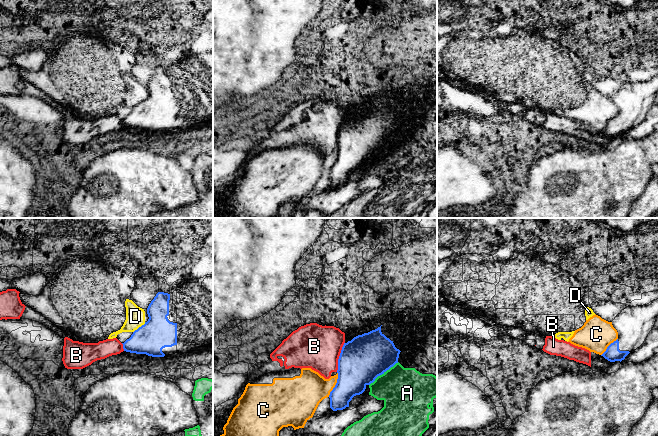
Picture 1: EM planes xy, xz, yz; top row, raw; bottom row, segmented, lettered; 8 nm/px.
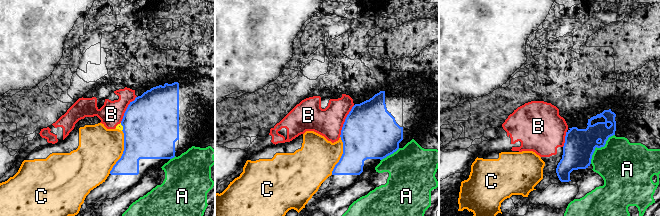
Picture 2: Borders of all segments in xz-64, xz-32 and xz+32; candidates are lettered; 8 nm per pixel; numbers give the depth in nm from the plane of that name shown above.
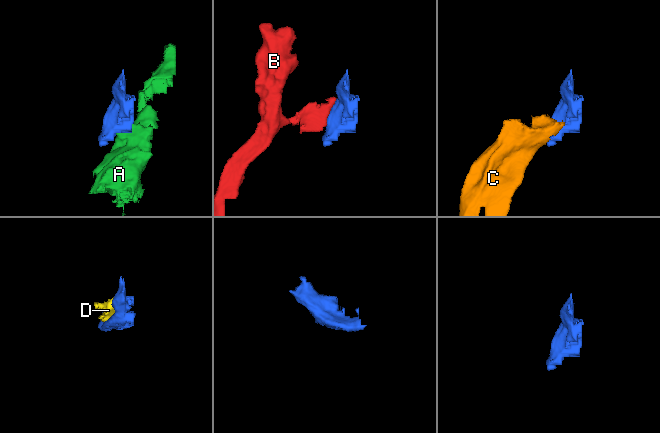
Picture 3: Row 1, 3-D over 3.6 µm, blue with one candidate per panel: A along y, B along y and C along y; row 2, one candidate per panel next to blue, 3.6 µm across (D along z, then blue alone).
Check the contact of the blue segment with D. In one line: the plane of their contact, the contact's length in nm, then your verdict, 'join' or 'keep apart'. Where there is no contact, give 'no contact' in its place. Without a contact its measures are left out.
contact in xy; length 130 nm; keep apart

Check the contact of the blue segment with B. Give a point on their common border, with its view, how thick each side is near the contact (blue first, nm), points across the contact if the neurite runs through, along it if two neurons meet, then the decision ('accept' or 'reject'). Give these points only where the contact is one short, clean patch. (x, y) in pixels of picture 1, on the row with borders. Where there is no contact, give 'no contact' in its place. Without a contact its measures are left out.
xz (339, 357) | 360/360 nm | along xz (344, 342), (336, 371) | reject

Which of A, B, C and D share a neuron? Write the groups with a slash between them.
A / B / C D

